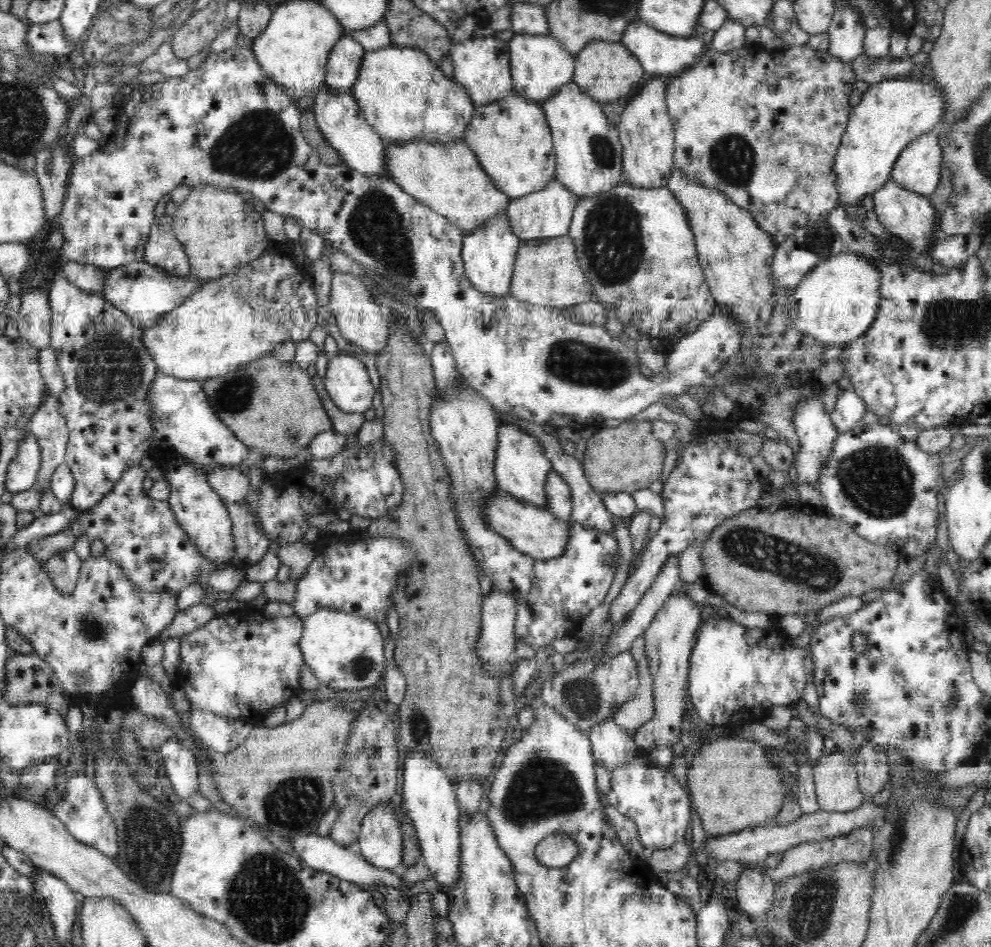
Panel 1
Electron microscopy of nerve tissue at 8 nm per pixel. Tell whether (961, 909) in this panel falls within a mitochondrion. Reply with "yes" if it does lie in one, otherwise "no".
yes

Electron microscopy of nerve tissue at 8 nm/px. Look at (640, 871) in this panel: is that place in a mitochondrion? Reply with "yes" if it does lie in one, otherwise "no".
no

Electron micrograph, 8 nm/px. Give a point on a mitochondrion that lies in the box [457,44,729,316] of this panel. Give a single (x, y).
(612, 242)

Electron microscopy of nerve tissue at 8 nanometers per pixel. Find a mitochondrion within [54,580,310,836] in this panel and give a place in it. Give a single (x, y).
(90, 625)

